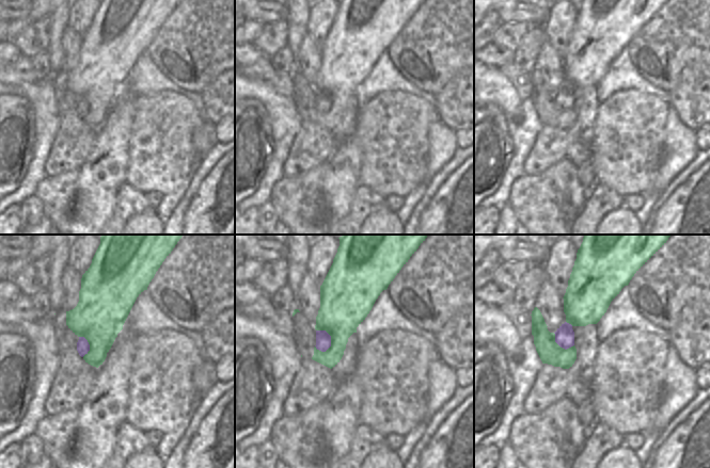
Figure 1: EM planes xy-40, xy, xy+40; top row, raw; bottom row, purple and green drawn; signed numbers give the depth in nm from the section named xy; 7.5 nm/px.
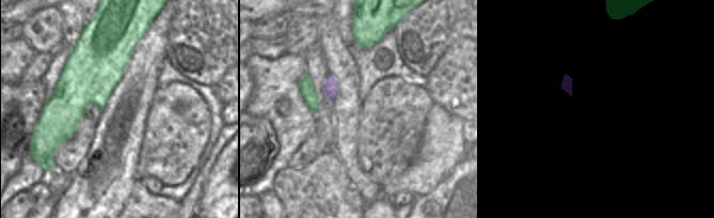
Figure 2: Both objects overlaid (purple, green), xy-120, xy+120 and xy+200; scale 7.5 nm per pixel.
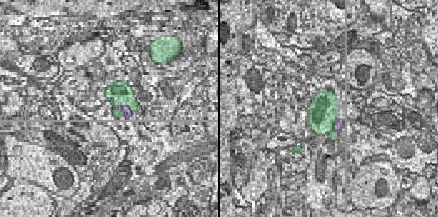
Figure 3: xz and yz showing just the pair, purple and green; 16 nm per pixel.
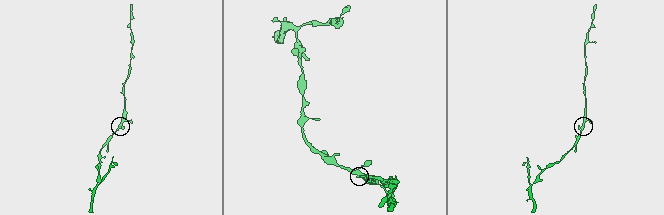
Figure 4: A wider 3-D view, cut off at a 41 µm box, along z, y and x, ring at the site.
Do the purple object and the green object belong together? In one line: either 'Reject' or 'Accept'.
Reject.

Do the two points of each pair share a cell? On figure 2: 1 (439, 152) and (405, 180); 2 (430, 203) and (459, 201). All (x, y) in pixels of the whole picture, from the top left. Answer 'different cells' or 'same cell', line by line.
1: same cell
2: same cell

